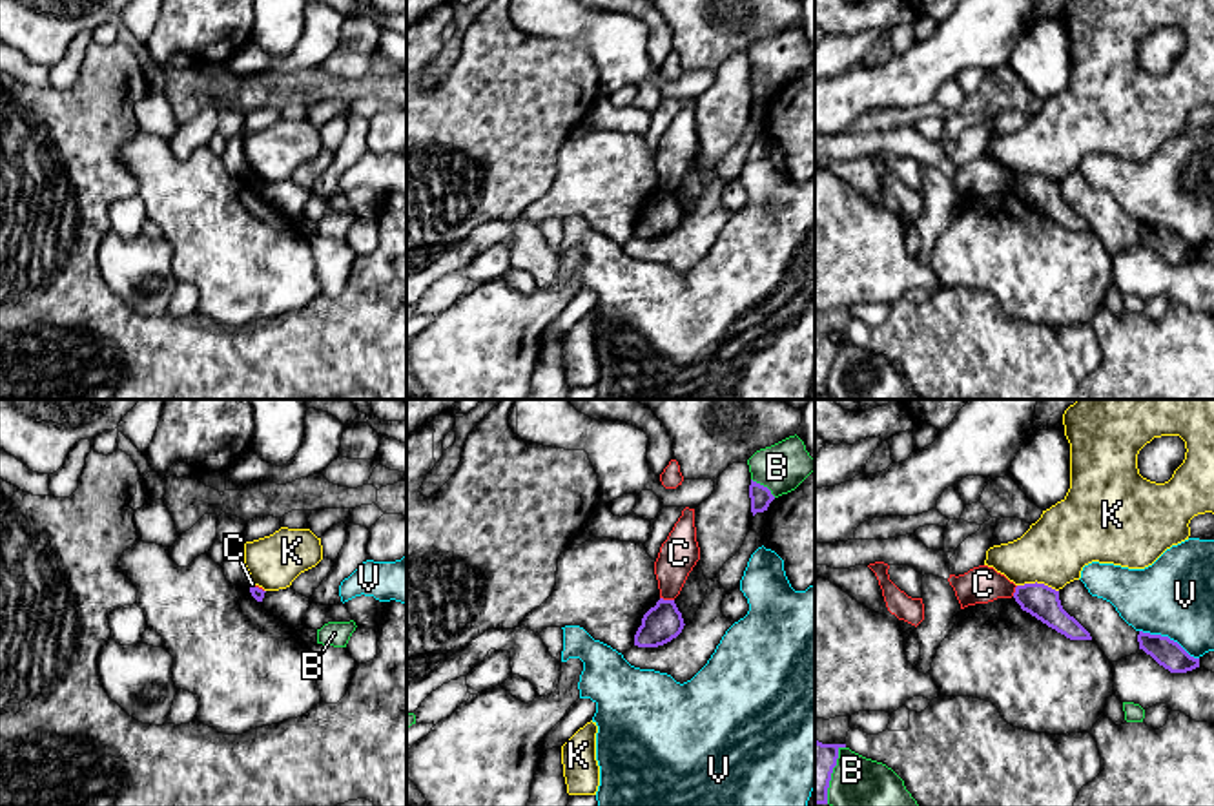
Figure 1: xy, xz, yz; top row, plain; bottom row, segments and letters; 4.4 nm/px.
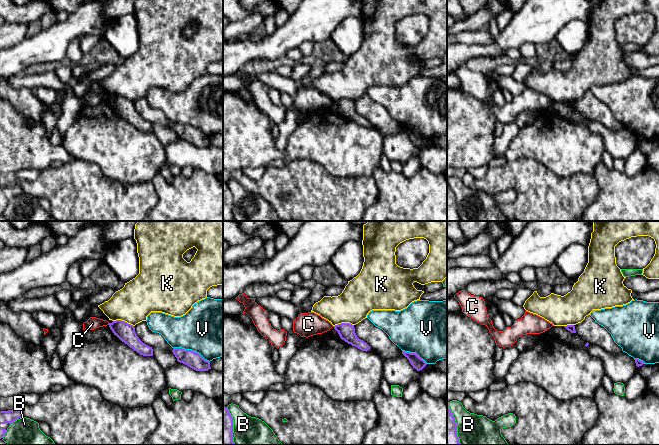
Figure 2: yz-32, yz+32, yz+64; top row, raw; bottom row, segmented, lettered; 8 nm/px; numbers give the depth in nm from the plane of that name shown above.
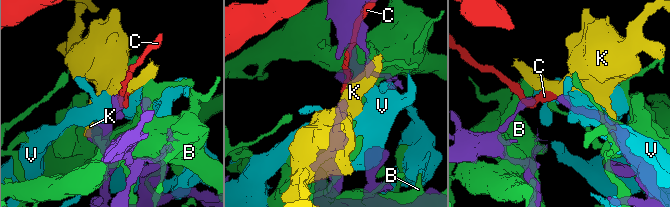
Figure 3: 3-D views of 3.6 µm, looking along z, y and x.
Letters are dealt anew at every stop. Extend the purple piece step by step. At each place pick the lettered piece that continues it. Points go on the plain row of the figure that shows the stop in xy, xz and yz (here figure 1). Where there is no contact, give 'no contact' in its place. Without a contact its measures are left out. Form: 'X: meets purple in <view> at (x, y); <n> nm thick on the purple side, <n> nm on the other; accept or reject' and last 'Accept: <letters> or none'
B: meets purple in xz at (762, 77); 100 nm thick on the purple side, 220 nm on the other; reject
C: meets purple in xz at (668, 192); 170 nm thick on the purple side, 170 nm on the other; reject
K: meets purple in yz at (1036, 174); 150 nm thick on the purple side, 300 nm on the other; reject
V: meets purple in yz at (1167, 228); 120 nm thick on the purple side, 360 nm on the other; reject
Accept: none

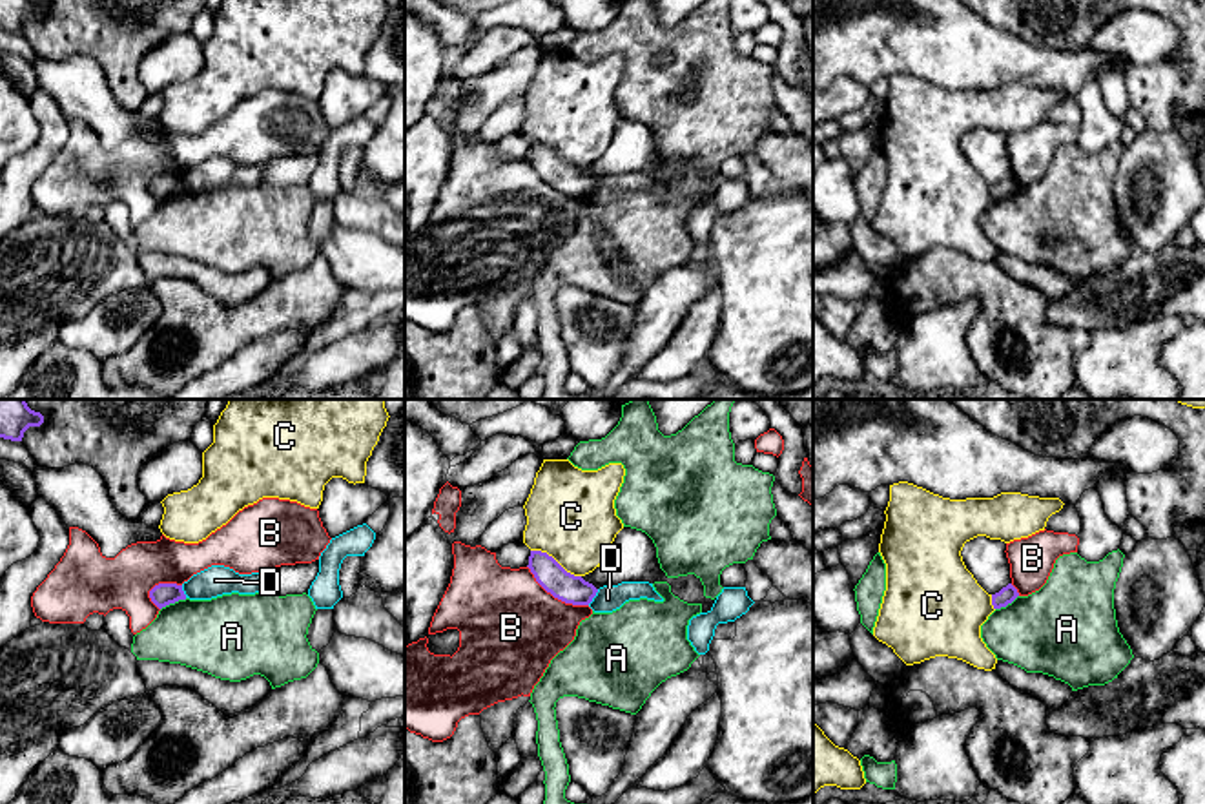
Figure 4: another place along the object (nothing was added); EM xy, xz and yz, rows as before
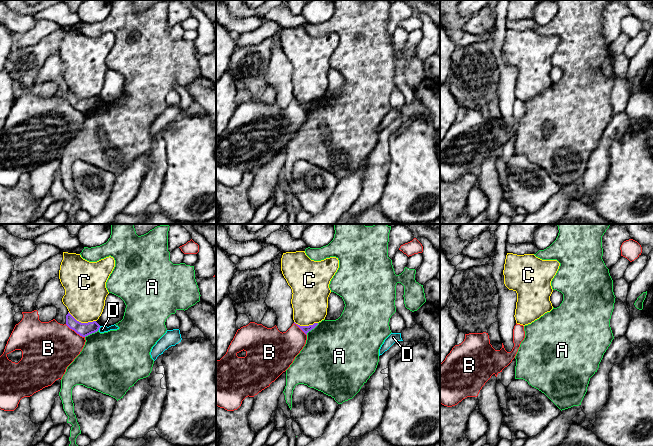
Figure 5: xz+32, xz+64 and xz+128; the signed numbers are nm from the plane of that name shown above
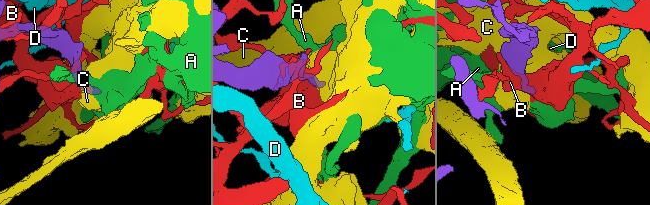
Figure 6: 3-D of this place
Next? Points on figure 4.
A: meets purple in xy at (174, 194); 100 nm thick on the purple side, 340 nm on the other; accept
B: meets purple in xz at (555, 188); 130 nm thick on the purple side, 460 nm on the other; reject
C: meets purple in xz at (555, 152); 130 nm thick on the purple side, 400 nm on the other; reject
D: meets purple in xz at (595, 186); 130 nm thick on the purple side, 120 nm on the other; reject
Accept: A

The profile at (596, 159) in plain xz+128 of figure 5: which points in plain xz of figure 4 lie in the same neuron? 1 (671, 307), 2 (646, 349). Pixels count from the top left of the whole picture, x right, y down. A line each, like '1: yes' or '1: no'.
1: no
2: no

